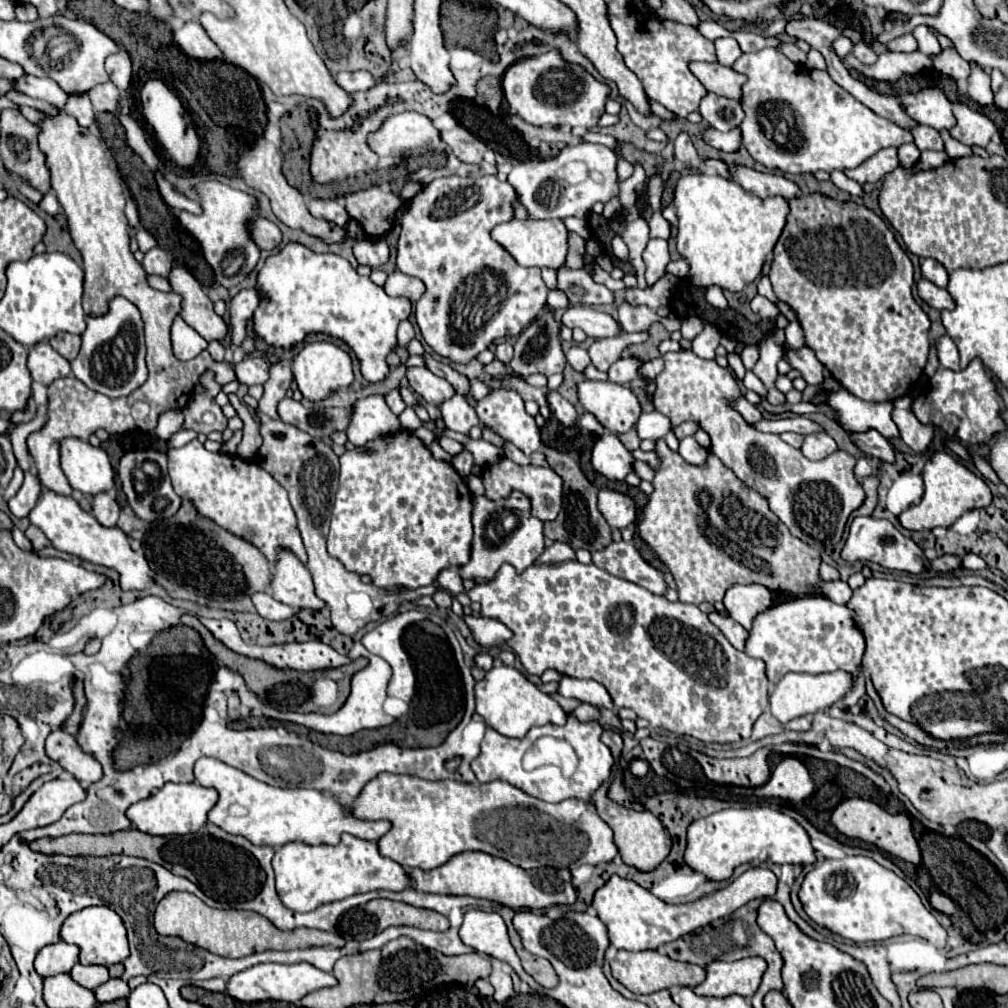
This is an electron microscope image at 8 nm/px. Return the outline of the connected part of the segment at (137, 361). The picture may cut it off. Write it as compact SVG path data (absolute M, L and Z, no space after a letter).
M113 297L107 305L107 313L97 317L87 317L87 329L81 335L81 351L71 361L73 375L79 381L113 381L113 397L131 395L147 381L145 365L145 337L143 337L143 319L139 309L125 297Z

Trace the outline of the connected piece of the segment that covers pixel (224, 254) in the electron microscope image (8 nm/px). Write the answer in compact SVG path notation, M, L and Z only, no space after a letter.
M205 181L197 185L197 191L201 195L203 213L191 215L191 213L179 213L181 225L199 241L203 249L205 261L211 265L215 281L223 285L225 289L239 285L257 265L259 261L259 247L249 239L249 233L245 229L247 219L255 217L255 199L249 193L231 189L229 185L217 183L217 181Z

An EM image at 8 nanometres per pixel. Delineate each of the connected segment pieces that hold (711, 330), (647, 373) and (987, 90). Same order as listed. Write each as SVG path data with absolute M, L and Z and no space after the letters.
M709 323L703 327L703 331L693 339L693 353L703 359L715 357L715 347L719 345L721 333L717 327L709 327Z
M661 359L649 360L641 367L641 377L655 379L661 371L663 371L663 361L661 361Z
M971 65L973 67L973 73L969 77L969 97L979 103L981 107L987 107L987 105L995 105L993 101L993 93L991 93L991 79L987 73L981 71L981 67L977 65Z

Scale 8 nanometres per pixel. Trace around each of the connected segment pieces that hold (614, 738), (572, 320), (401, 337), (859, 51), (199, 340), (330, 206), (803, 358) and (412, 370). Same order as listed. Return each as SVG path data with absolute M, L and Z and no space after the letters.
M607 729L607 731L601 735L601 741L611 749L611 753L616 761L616 757L621 756L624 747L623 740L619 737L619 733L617 733L617 731Z
M569 307L563 315L565 327L579 327L587 333L587 337L603 339L603 337L619 337L623 329L619 323L609 315L587 307Z
M403 321L399 325L399 331L397 331L397 341L399 341L399 347L407 347L407 343L415 337L415 331L411 327L409 321Z
M861 41L853 47L853 55L855 55L863 65L873 65L873 63L875 63L875 57L871 55L871 49L869 49L865 43L861 43Z
M175 317L171 325L171 345L175 357L181 361L193 359L203 349L207 349L207 341L195 329L191 329L181 317Z
M337 196L334 199L311 199L309 201L309 211L313 217L319 217L319 219L327 219L327 221L333 221L341 227L347 225L349 221L349 215L345 210L345 198L344 196Z
M801 347L797 351L785 351L789 357L789 363L793 369L801 373L801 377L807 381L807 385L821 385L825 381L823 365L817 361L813 351L809 347Z
M409 367L407 379L409 379L411 389L435 407L439 407L443 401L447 401L447 397L455 395L453 387L445 379L435 377L427 367Z

